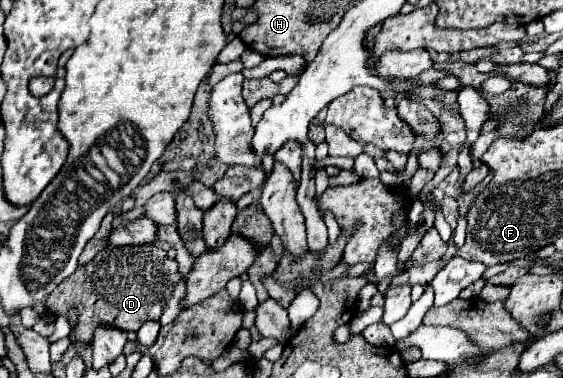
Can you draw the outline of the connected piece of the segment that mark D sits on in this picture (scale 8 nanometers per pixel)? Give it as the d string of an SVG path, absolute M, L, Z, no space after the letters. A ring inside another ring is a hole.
M107 247L95 255L87 265L79 265L77 271L59 283L47 297L47 309L57 315L75 305L79 311L79 323L69 335L71 343L91 343L93 331L99 323L115 325L123 331L137 331L145 321L159 319L163 301L169 297L175 283L181 279L177 261L167 259L161 249L147 247ZM91 323L91 327L87 327Z

